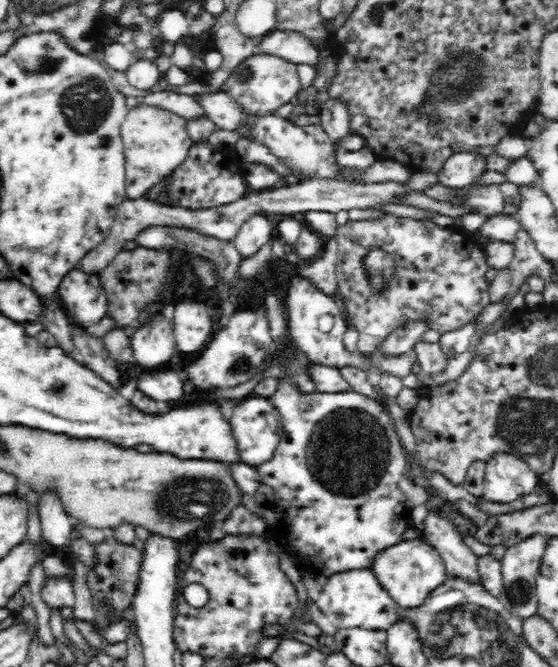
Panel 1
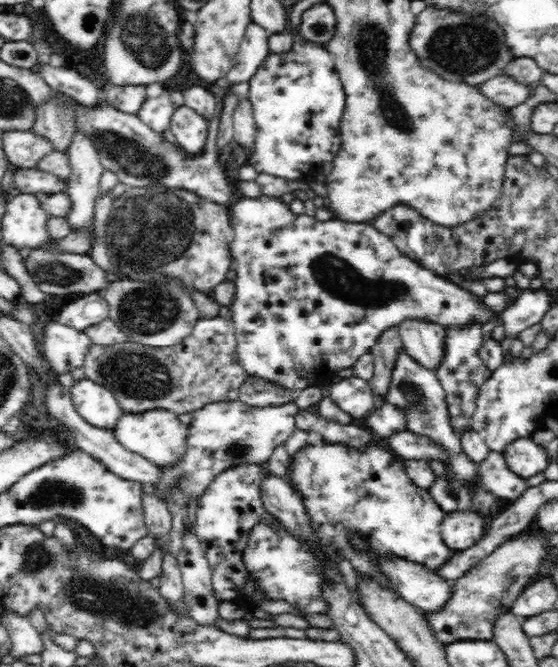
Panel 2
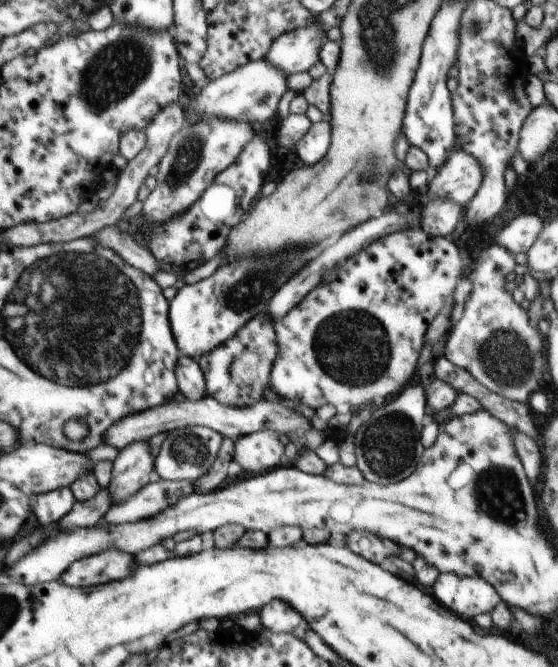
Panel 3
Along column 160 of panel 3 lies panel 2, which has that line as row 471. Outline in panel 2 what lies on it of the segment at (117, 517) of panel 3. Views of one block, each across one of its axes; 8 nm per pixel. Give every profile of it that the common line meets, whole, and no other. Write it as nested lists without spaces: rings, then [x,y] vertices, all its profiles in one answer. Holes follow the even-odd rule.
[[[490,451],[489,455],[481,463],[477,464],[477,471],[487,490],[505,504],[515,501],[528,487],[526,479],[516,474],[508,466],[505,453]]]

